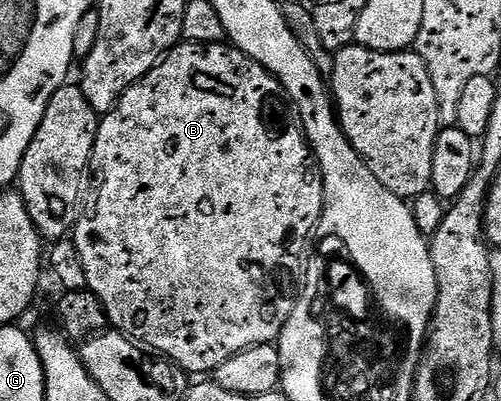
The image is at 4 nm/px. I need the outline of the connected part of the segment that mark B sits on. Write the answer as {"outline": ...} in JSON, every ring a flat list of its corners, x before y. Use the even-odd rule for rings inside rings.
{"outline":[[178,43,162,57,142,81,137,81,117,100,117,106,100,118,93,144,91,174,97,184,93,214,82,212,71,240,79,247,83,271,87,271,87,289,100,299,108,324,118,333,148,347,154,354,173,362,186,374,212,374,231,355,256,345,276,342,293,310,294,298,277,289,273,272,285,260,289,237,302,239,314,232,320,221,325,196,321,168,305,137,294,110,279,82,259,63,252,61,232,44,195,45]]}

